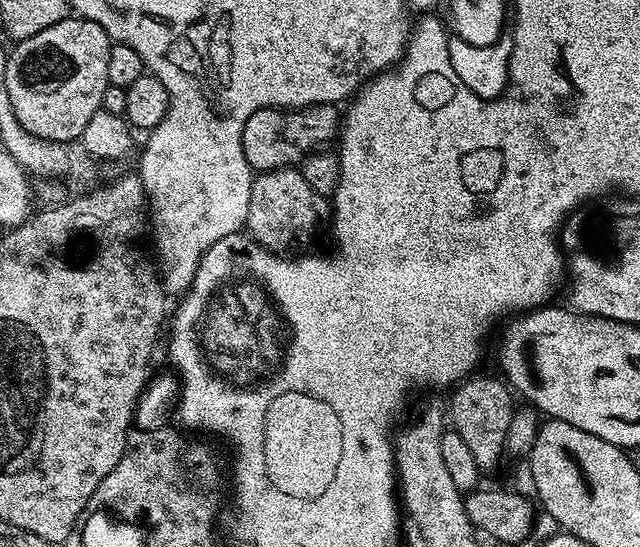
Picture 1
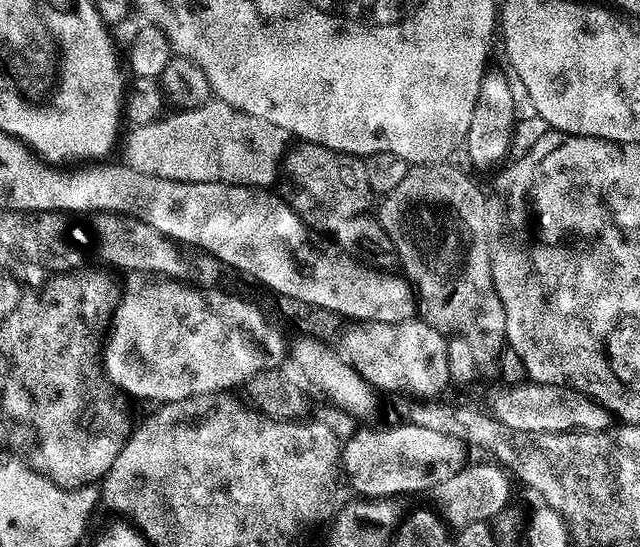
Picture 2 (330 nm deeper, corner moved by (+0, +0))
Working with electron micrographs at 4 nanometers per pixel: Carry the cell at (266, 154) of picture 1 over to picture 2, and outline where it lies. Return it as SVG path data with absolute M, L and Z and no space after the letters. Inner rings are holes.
M300 142L285 155L282 165L282 195L288 205L302 218L302 222L320 234L335 234L340 226L345 225L350 218L365 215L369 211L368 203L374 199L374 193L367 184L363 159L348 156L345 152L335 152L326 146L318 146Z

